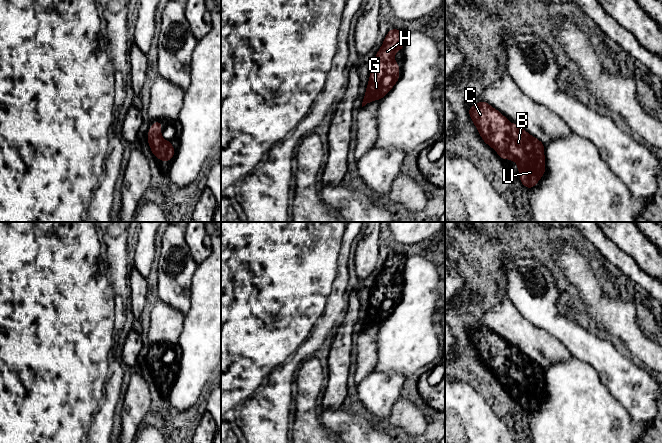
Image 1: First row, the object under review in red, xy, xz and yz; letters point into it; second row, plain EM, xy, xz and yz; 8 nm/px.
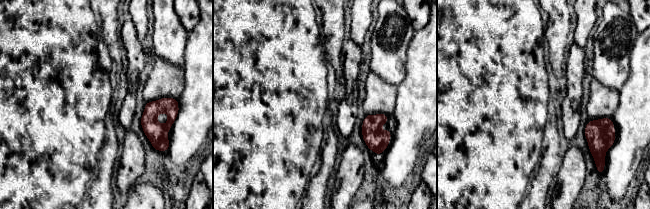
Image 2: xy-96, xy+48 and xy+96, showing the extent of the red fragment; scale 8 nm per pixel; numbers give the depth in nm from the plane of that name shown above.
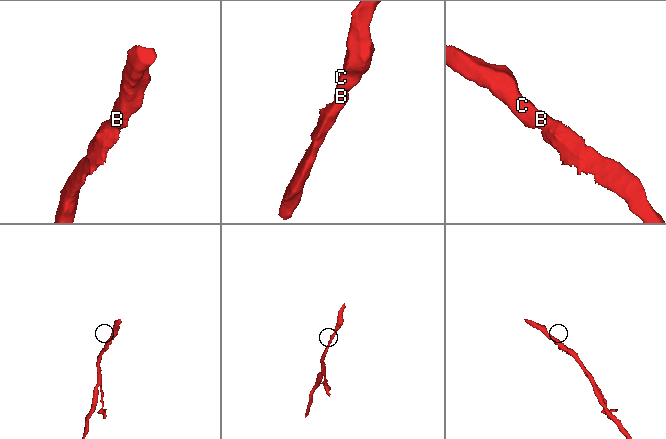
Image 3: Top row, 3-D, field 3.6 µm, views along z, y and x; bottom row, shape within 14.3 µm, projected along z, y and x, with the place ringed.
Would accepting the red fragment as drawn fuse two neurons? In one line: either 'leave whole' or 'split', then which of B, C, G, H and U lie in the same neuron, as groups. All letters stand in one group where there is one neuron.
leave whole | B C G H U

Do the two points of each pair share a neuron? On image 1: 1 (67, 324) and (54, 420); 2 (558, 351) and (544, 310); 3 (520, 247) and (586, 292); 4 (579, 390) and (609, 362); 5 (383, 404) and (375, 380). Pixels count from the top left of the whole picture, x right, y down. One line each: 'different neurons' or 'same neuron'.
1: same neuron
2: different neurons
3: different neurons
4: different neurons
5: same neuron

